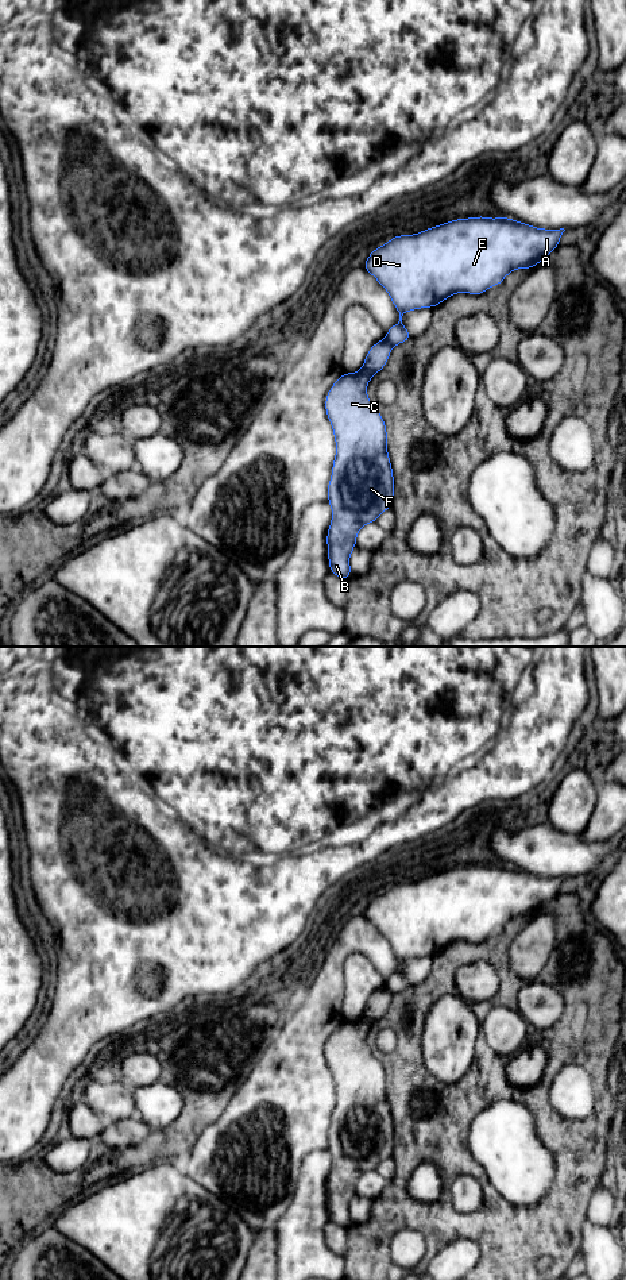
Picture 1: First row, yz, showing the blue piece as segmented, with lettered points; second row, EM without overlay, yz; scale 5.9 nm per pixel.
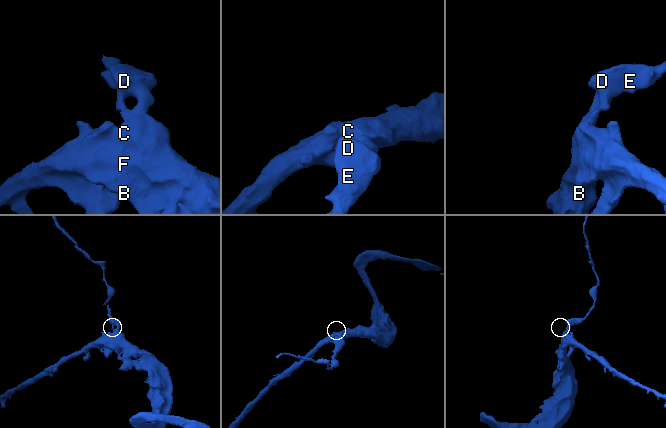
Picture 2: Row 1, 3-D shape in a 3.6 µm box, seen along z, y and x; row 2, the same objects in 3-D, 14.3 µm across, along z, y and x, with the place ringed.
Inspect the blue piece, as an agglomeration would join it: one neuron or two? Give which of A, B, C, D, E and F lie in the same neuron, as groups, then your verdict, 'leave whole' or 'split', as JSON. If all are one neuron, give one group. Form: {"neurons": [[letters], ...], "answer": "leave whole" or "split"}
{"neurons": [["A", "D", "E"], ["B", "C", "F"]], "answer": "split"}

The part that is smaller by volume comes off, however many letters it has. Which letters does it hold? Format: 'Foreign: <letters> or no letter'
Foreign: A, D, E

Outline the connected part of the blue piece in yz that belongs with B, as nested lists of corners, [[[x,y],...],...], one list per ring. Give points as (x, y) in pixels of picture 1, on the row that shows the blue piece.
[[[385,338],[367,352],[358,373],[344,373],[328,390],[325,412],[336,440],[336,456],[332,464],[332,478],[328,482],[328,502],[332,508],[332,521],[328,528],[326,545],[329,571],[340,579],[351,577],[349,556],[356,547],[359,529],[375,523],[383,510],[393,506],[394,475],[387,454],[386,423],[367,396],[370,379],[387,363],[393,344]]]

